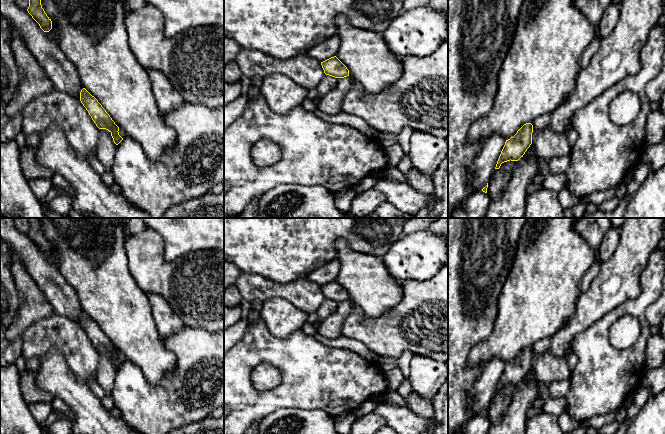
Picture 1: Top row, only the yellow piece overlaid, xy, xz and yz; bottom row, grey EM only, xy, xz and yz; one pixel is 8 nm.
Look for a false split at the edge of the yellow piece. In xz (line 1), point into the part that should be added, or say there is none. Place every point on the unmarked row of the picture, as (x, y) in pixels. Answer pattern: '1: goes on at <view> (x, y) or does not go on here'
1: does not go on here

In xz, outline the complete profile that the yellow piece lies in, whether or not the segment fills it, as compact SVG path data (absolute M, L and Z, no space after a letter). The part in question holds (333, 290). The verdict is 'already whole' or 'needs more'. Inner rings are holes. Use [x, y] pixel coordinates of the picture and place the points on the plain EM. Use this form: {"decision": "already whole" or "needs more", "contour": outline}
{"decision": "already whole", "contour": "M336 280L321 286L321 289L326 299L335 302L344 302L349 300L349 294Z"}

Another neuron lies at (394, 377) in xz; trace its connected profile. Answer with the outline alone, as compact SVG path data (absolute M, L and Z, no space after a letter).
M394 368L386 372L386 375L388 392L397 391L399 384L405 379L402 372L398 368Z

